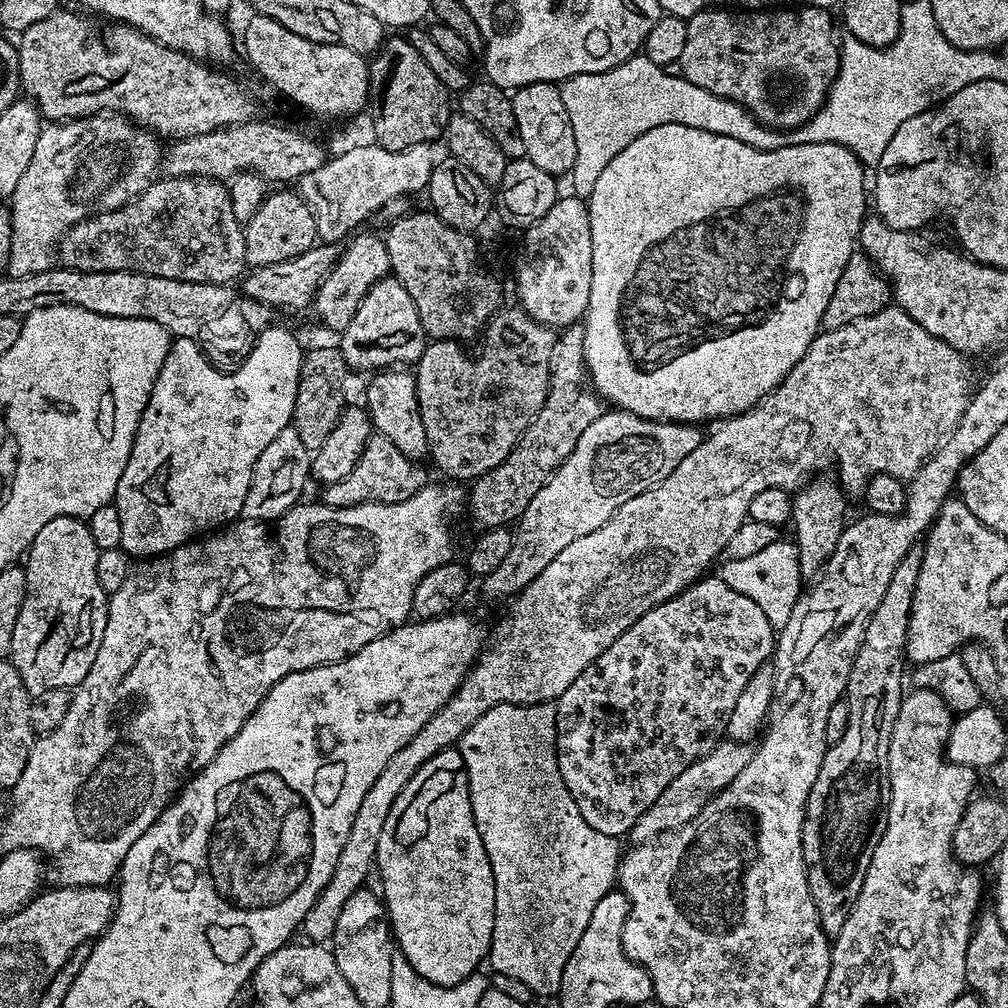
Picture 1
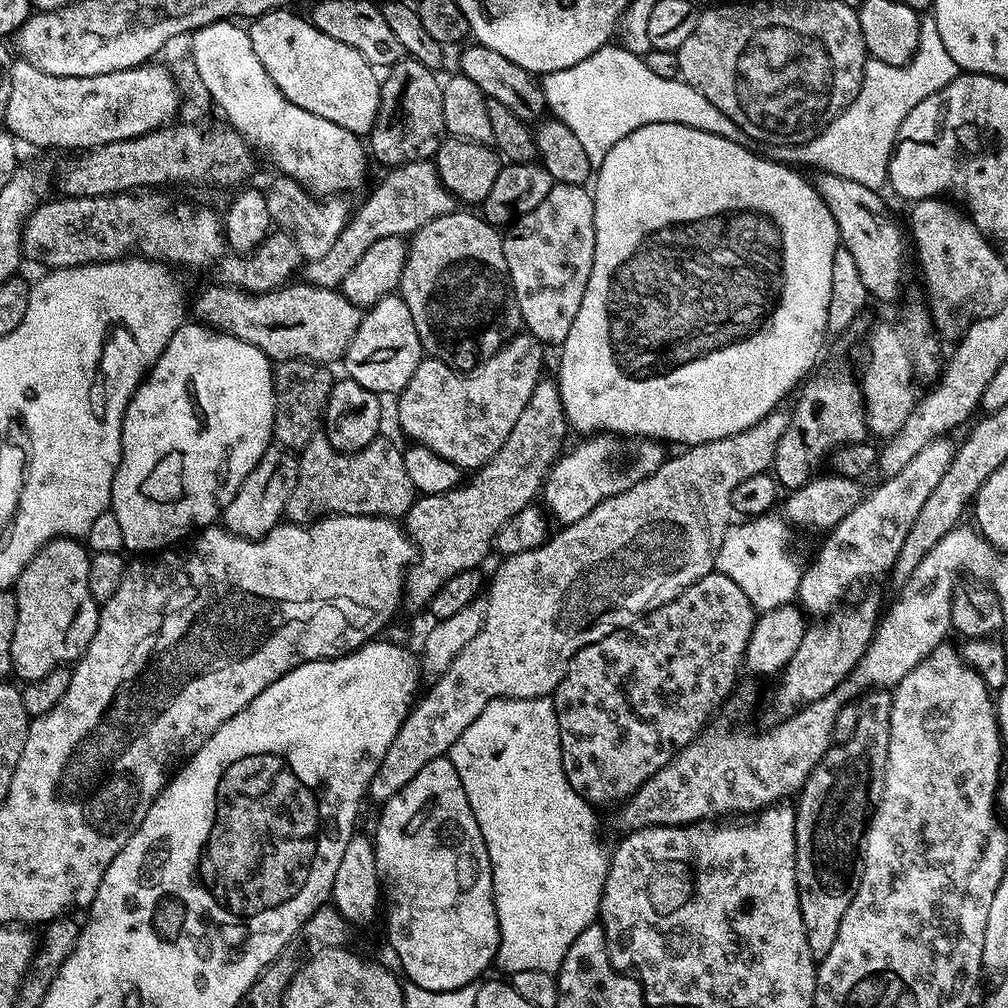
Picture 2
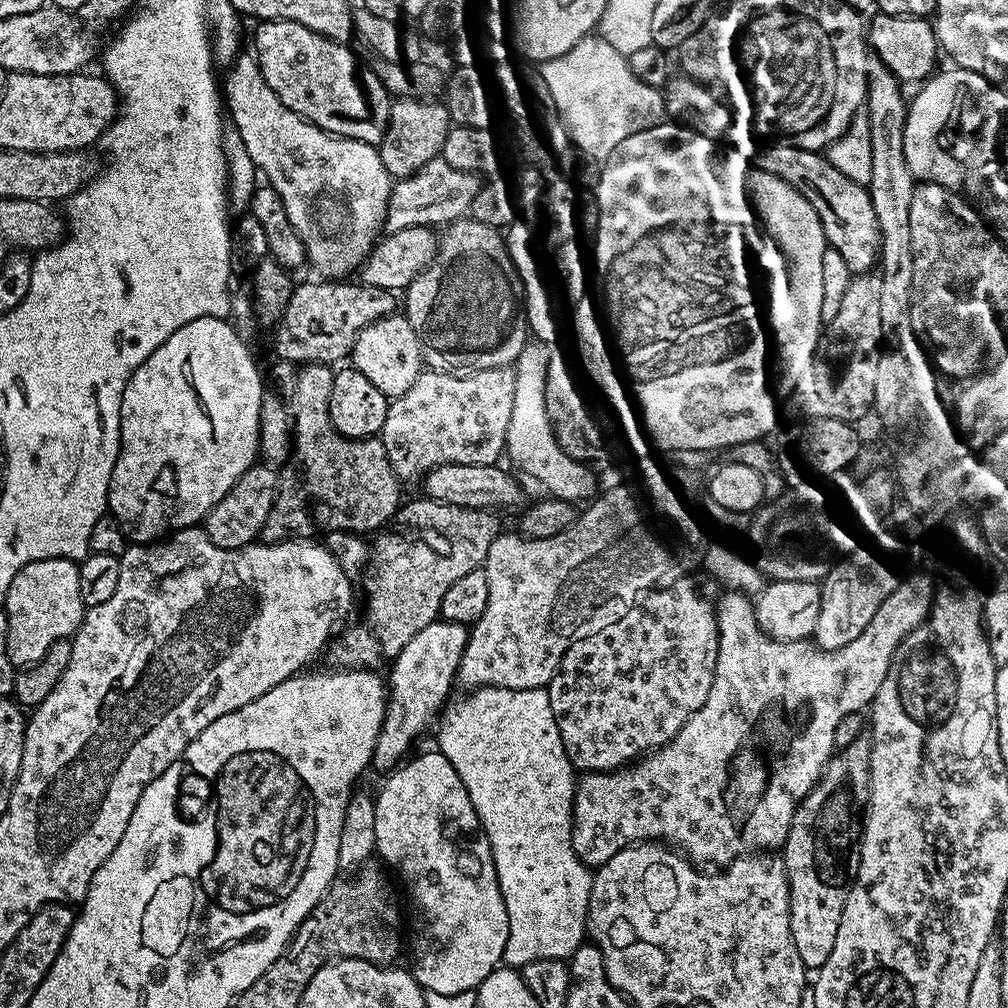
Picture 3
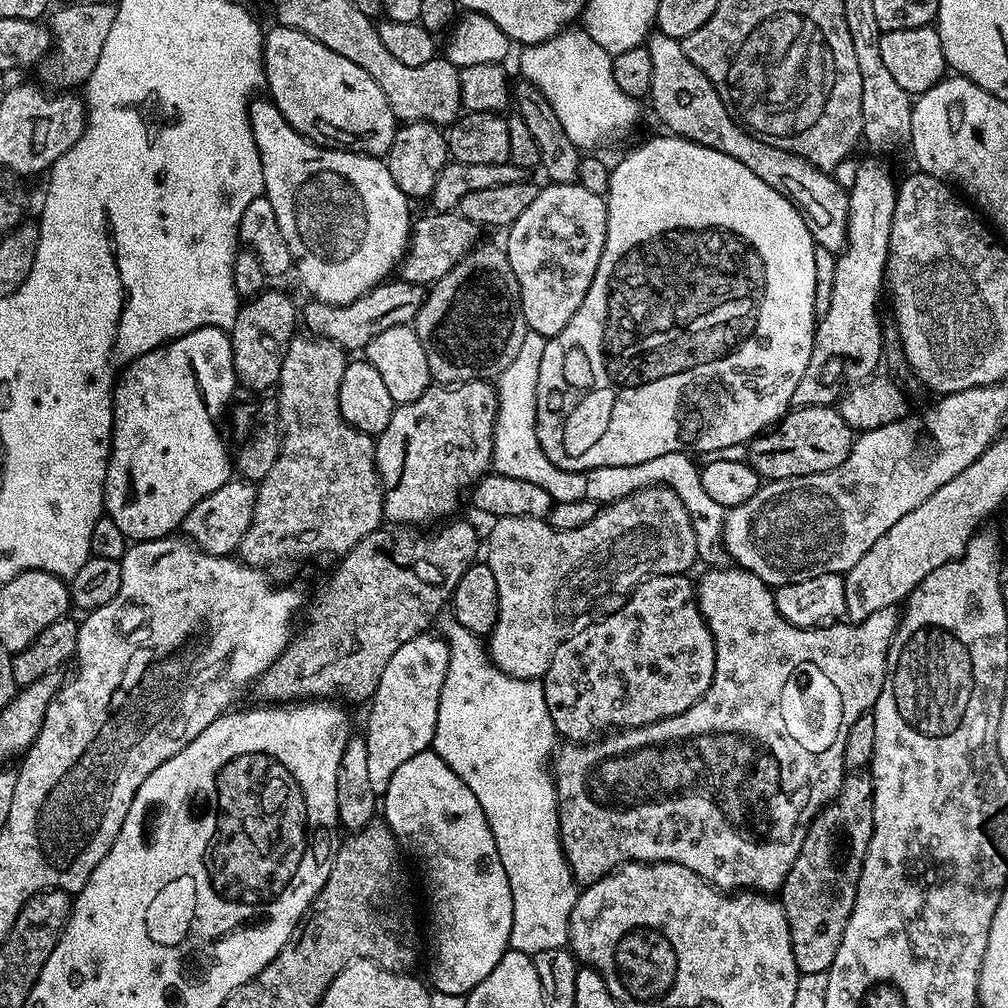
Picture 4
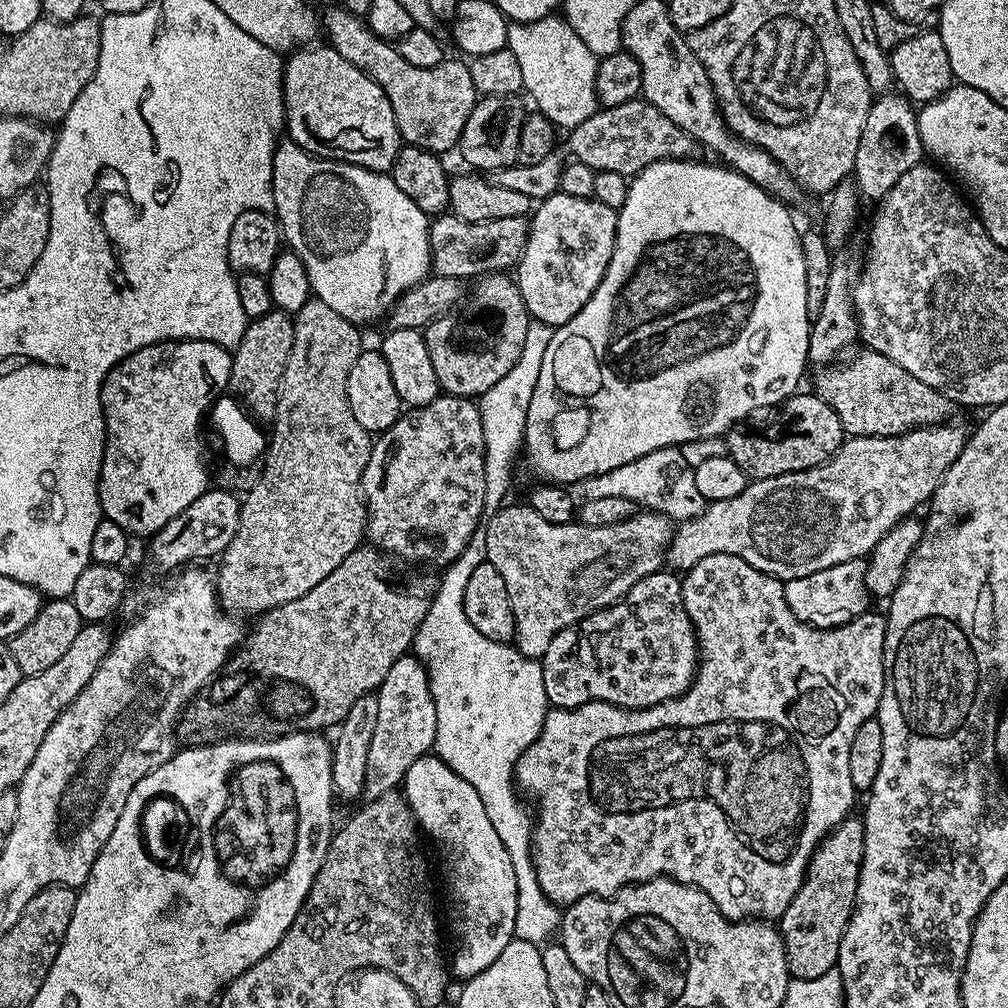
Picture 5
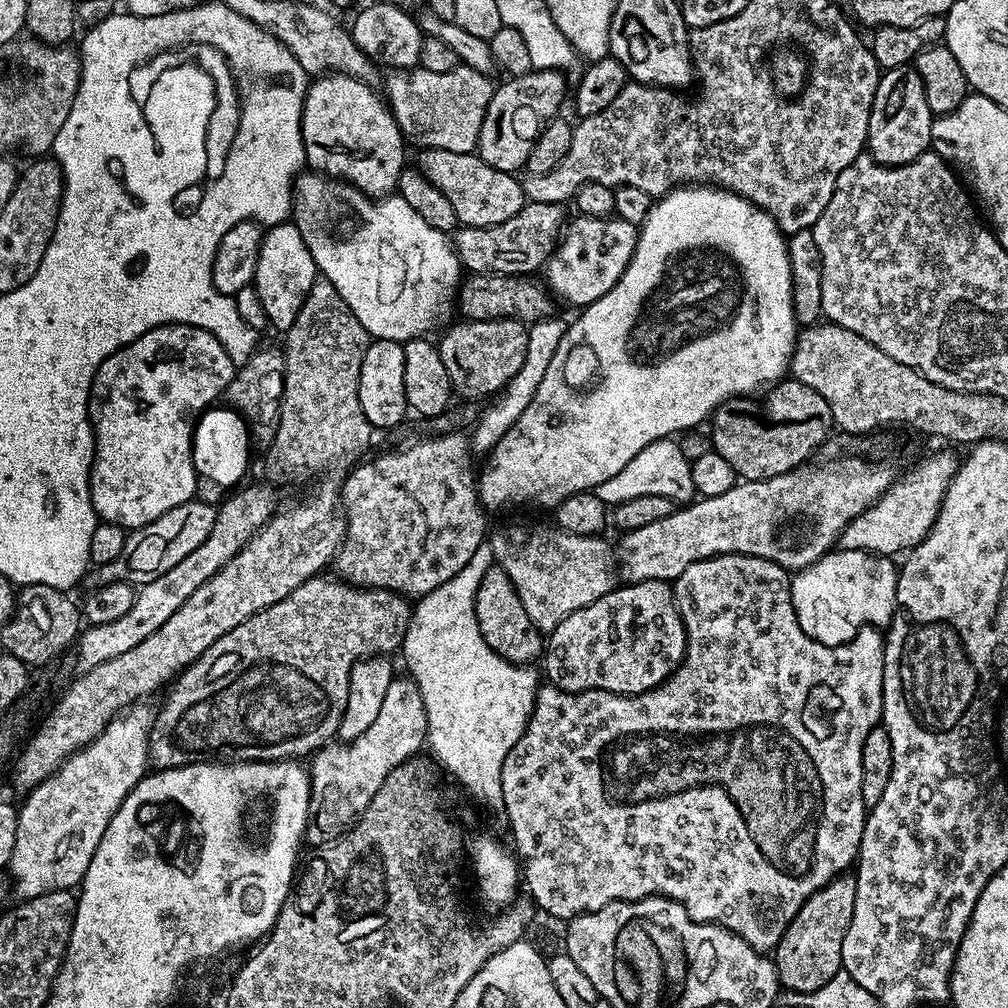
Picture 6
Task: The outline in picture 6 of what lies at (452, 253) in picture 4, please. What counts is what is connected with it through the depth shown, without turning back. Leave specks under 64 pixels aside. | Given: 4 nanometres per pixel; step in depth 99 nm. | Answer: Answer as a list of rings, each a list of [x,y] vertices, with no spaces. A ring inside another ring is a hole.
[[[526,202],[522,210],[518,210],[514,218],[506,218],[506,222],[498,222],[489,228],[457,227],[454,247],[461,265],[472,274],[526,276],[539,273],[560,243],[566,227],[564,210],[564,204]]]

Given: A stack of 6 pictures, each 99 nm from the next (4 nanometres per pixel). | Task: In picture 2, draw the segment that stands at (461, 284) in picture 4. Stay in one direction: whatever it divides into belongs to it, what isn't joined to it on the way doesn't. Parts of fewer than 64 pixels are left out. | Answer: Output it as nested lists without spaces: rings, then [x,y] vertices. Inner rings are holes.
[[[457,210],[451,212],[442,218],[434,218],[430,222],[426,222],[418,231],[412,233],[410,239],[407,241],[408,261],[402,270],[402,278],[400,279],[400,287],[398,289],[398,295],[404,299],[406,306],[410,306],[410,318],[414,318],[414,330],[418,330],[421,349],[423,349],[431,359],[440,360],[458,372],[470,372],[479,368],[485,360],[489,360],[504,343],[511,340],[522,328],[520,307],[516,301],[516,295],[512,289],[512,279],[506,266],[504,236],[502,235],[501,229],[495,224],[489,224],[483,215],[476,213],[475,216],[472,212],[475,211]]]

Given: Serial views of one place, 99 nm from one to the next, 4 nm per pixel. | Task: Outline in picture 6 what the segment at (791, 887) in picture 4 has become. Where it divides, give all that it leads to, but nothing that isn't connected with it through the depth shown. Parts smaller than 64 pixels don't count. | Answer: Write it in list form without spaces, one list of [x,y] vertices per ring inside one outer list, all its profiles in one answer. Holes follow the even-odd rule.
[[[845,874],[822,886],[794,914],[794,922],[786,930],[774,949],[776,973],[781,989],[796,992],[812,992],[825,986],[842,968],[842,938],[850,926],[854,914],[855,875]]]

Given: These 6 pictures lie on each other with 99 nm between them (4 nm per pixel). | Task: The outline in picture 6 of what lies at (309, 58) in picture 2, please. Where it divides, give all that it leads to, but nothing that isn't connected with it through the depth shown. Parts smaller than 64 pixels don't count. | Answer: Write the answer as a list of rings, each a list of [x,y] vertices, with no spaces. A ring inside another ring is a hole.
[[[343,74],[317,75],[304,96],[300,133],[309,169],[346,180],[373,198],[396,192],[396,183],[406,167],[406,141],[387,103],[373,85]]]

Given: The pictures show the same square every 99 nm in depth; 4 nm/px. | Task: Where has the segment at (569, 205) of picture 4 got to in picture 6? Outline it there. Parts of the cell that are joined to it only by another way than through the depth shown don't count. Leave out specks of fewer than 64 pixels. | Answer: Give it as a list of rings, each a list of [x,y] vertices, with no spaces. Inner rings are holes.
[[[580,214],[577,217],[573,224],[571,221],[565,227],[560,243],[556,245],[555,250],[548,257],[547,264],[542,269],[542,276],[546,281],[548,291],[557,301],[565,300],[568,304],[587,306],[593,304],[598,298],[602,298],[602,294],[610,291],[618,282],[618,278],[622,278],[622,270],[626,270],[626,266],[636,249],[638,228],[635,224],[612,216],[585,216]]]

